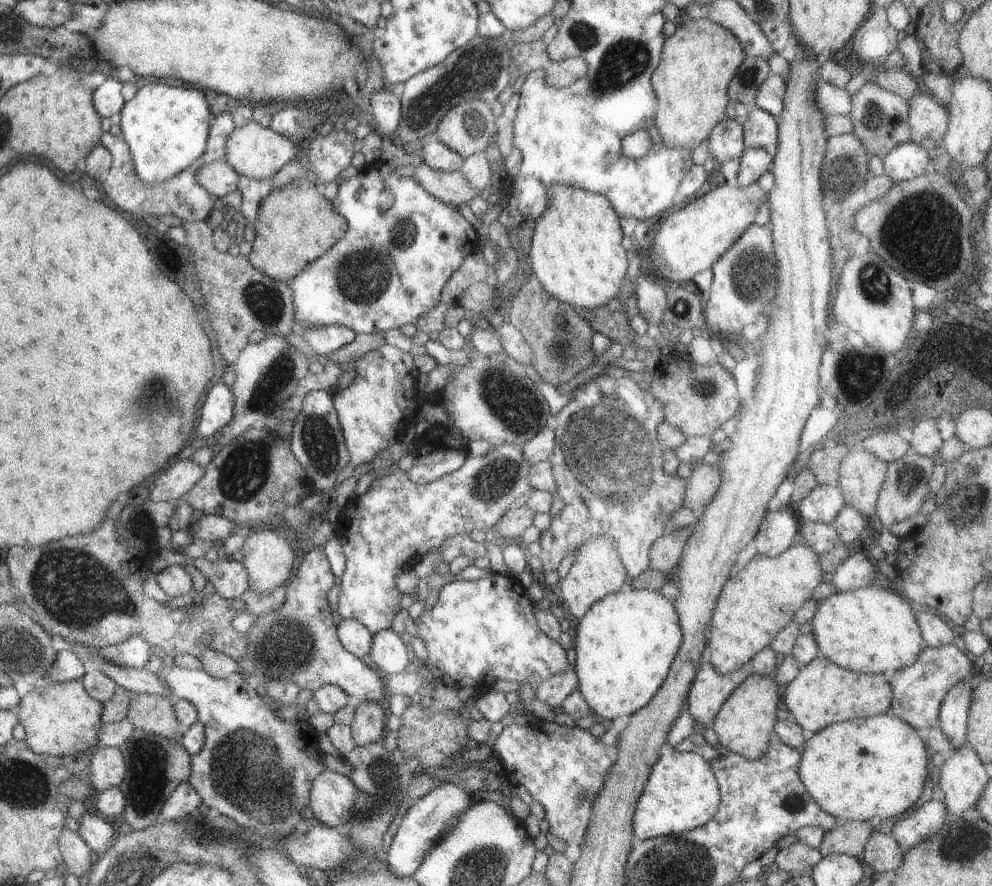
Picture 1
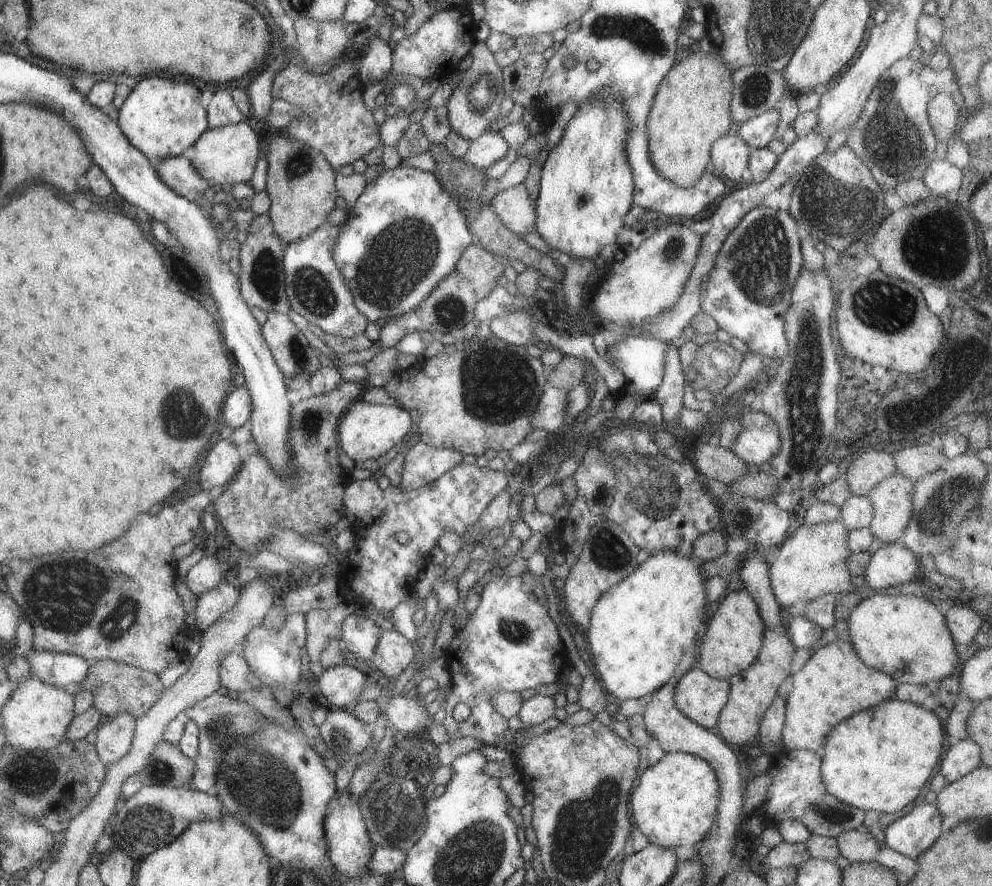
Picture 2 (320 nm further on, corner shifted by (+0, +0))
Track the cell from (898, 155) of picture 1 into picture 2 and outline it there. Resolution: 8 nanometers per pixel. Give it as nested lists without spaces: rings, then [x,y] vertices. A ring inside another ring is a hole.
[[[933,159],[925,167],[919,180],[930,190],[933,197],[946,197],[949,193],[959,190],[962,172],[945,159]]]

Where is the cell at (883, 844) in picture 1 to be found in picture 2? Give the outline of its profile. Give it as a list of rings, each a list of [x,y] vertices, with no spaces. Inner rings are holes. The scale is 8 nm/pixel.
[[[851,829],[834,837],[838,851],[849,863],[873,861],[878,853],[876,840],[868,833]]]

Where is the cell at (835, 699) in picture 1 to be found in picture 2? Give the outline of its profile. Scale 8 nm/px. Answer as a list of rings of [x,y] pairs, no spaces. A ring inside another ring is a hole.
[[[844,638],[820,646],[791,672],[791,689],[784,704],[784,721],[780,732],[782,746],[785,750],[807,749],[821,754],[826,736],[836,724],[891,698],[897,685],[893,677],[868,667],[857,656],[852,644]]]

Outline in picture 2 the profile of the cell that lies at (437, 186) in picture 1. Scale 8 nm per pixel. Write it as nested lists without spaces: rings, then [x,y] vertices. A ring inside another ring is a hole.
[[[517,183],[488,195],[492,211],[500,218],[502,225],[513,234],[523,237],[527,232],[535,232],[535,201],[528,198],[525,185]]]

